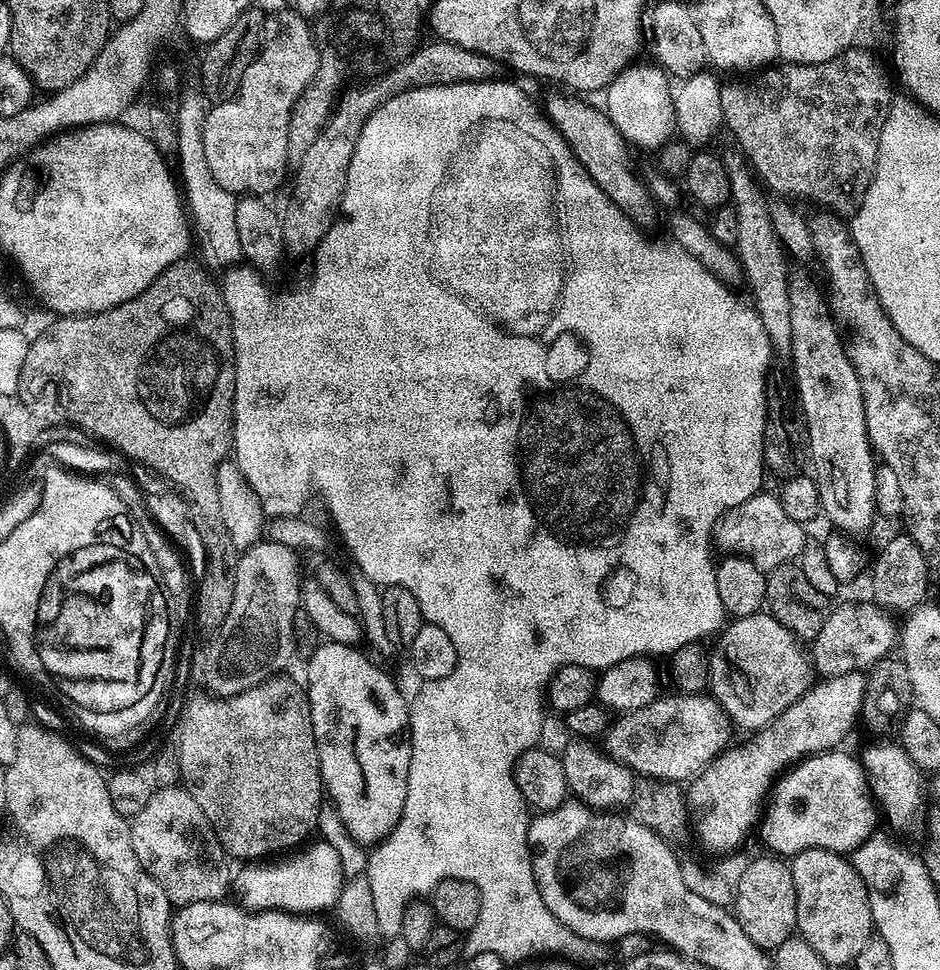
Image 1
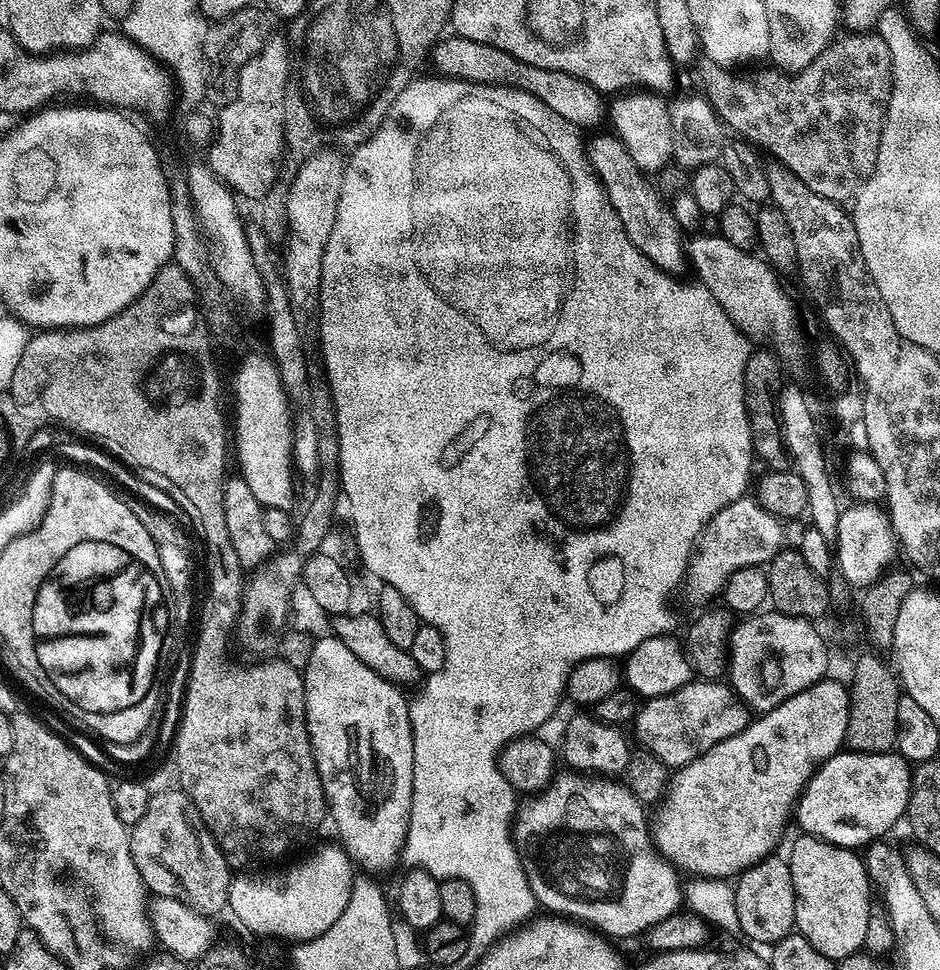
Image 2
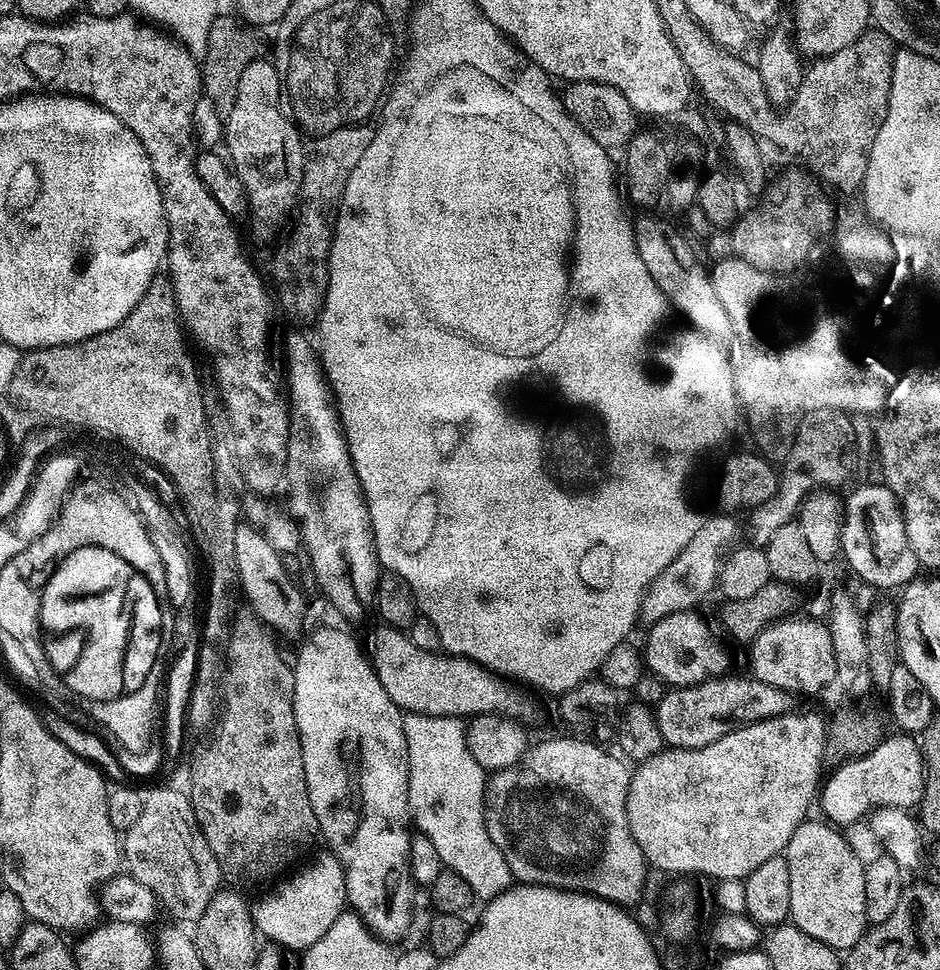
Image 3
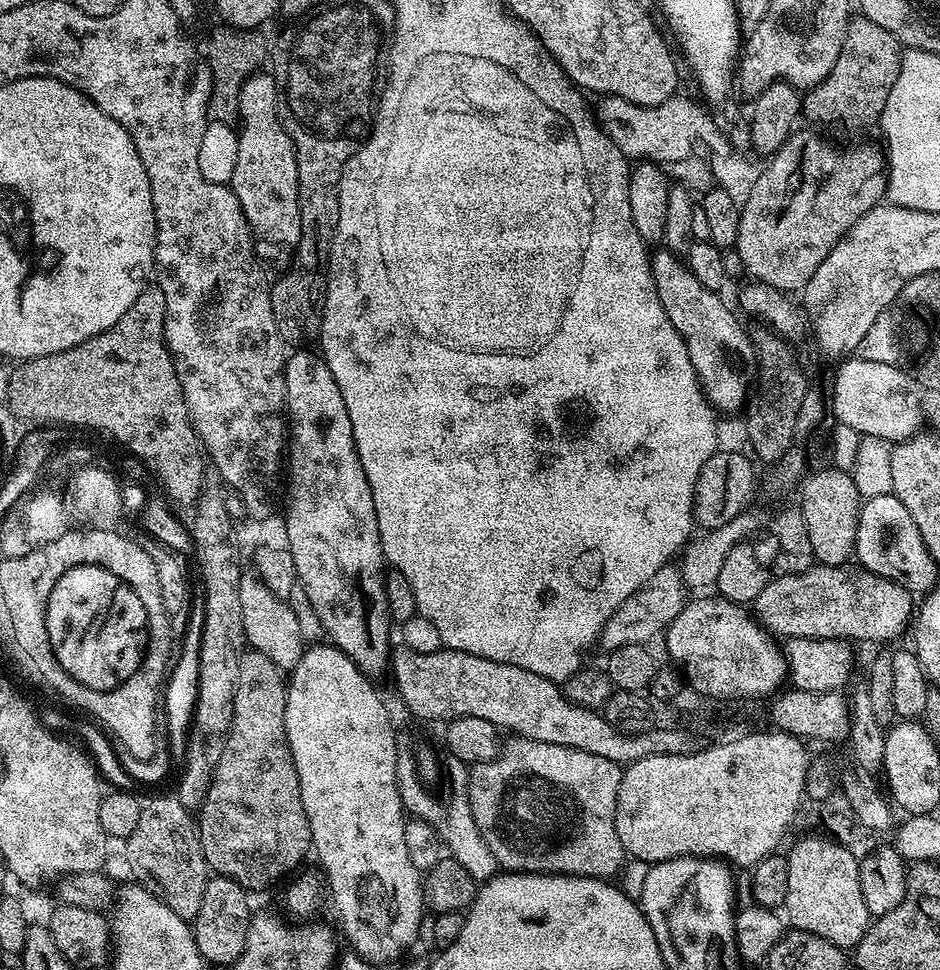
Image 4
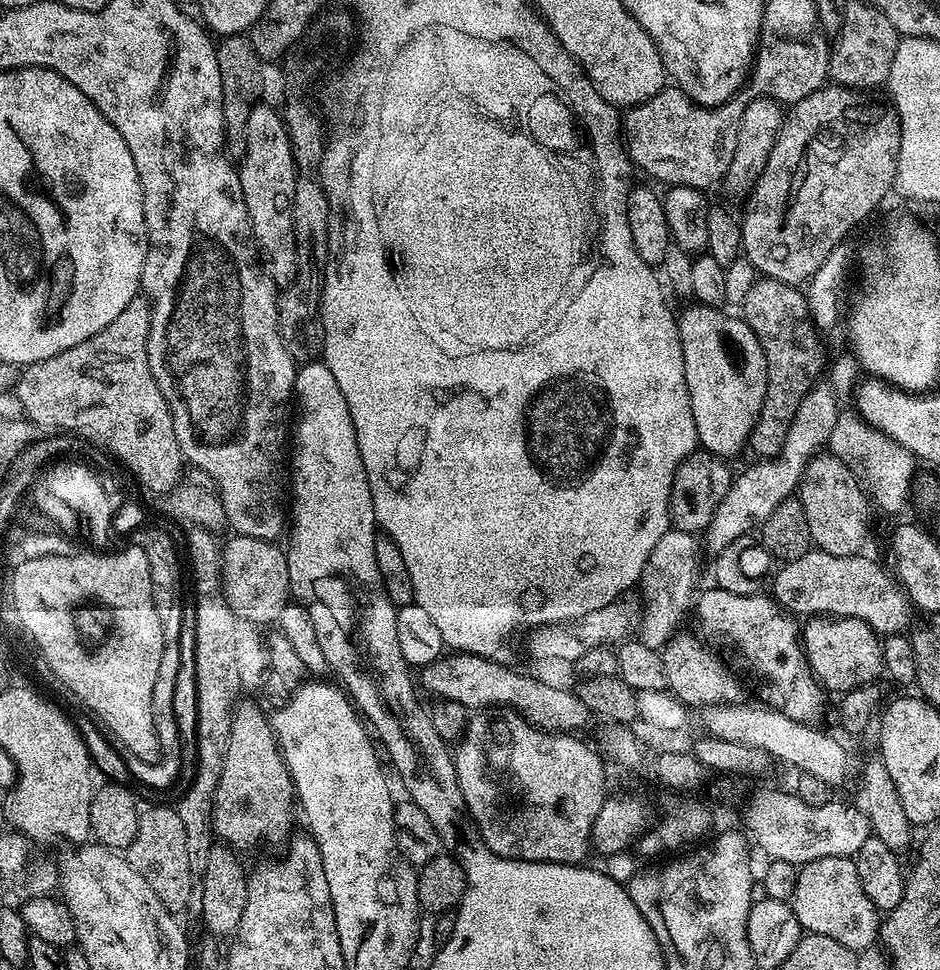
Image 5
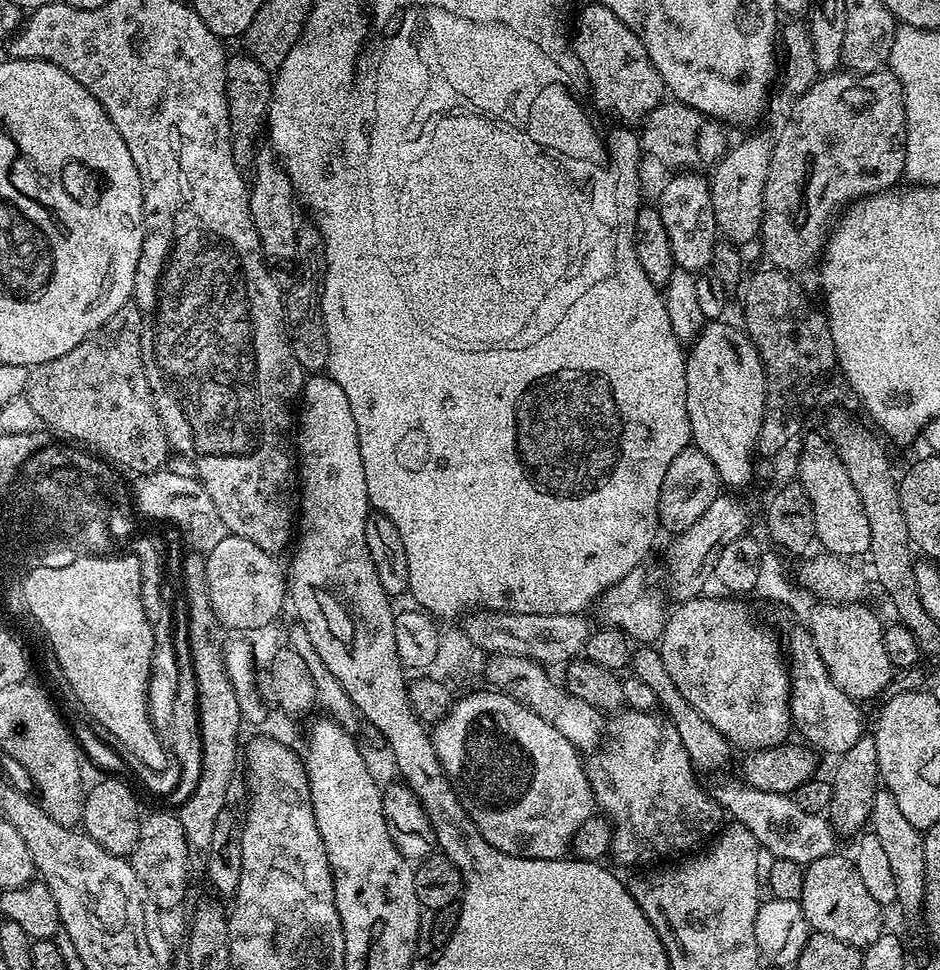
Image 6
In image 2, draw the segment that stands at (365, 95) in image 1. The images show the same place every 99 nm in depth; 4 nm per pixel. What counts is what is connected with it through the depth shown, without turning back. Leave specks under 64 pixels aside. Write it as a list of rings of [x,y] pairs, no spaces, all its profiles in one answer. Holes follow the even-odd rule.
[[[455,34],[445,35],[436,41],[430,52],[430,63],[441,76],[449,76],[452,80],[465,80],[475,84],[493,84],[499,88],[517,88],[538,102],[546,102],[554,114],[566,118],[581,130],[596,128],[606,120],[606,100],[601,92],[590,82],[578,78],[574,74],[566,74],[558,70],[546,70],[542,66],[530,66],[530,62],[522,62],[514,58],[514,54],[506,54],[506,50],[498,50],[498,46],[490,46],[486,42],[474,42],[470,38],[462,38]]]

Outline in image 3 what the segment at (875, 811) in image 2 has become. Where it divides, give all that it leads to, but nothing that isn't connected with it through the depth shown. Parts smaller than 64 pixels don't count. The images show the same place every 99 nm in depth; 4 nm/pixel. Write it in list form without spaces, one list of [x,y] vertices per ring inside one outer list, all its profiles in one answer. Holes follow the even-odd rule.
[[[895,734],[896,736],[889,735],[887,738],[881,740],[879,746],[877,748],[873,748],[871,750],[865,751],[863,754],[857,756],[855,759],[847,759],[843,764],[839,765],[835,769],[836,772],[832,777],[825,779],[823,781],[822,787],[818,792],[818,808],[820,804],[820,808],[824,813],[822,813],[823,819],[827,821],[827,823],[833,826],[845,826],[844,824],[852,824],[855,820],[860,820],[869,815],[873,810],[877,810],[879,808],[906,808],[909,810],[915,809],[917,805],[920,803],[920,799],[922,798],[922,790],[924,789],[924,759],[922,758],[922,754],[920,753],[920,745],[917,743],[915,739],[911,735],[908,734]]]

